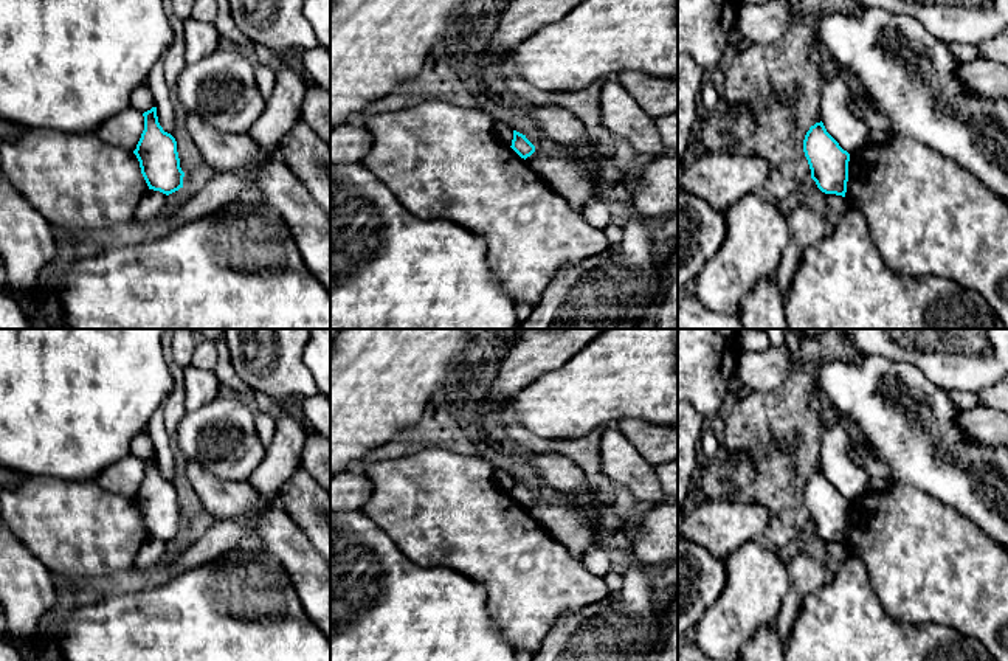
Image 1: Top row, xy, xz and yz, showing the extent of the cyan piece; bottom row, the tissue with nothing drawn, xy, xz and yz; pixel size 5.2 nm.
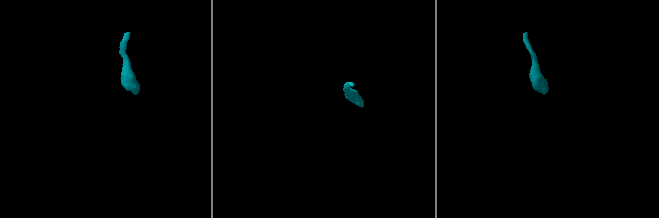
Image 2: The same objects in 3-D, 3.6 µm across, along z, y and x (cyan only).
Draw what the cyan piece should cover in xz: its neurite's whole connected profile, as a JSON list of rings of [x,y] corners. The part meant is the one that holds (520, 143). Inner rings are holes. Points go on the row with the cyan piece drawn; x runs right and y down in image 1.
[[[513,130],[513,140],[510,147],[524,160],[535,152],[535,146],[526,138],[526,135],[516,130]]]

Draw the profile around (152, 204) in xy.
[[[149,189],[140,200],[138,206],[135,208],[132,219],[144,222],[152,217],[161,216],[166,203],[167,203],[166,194]]]

